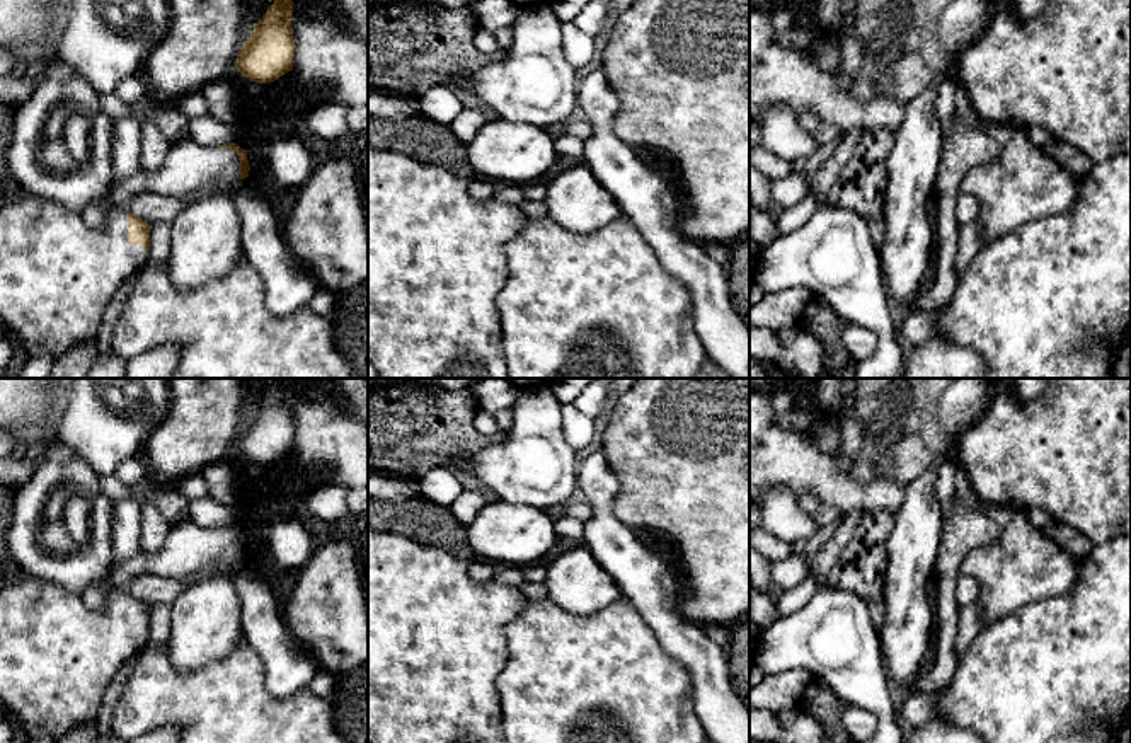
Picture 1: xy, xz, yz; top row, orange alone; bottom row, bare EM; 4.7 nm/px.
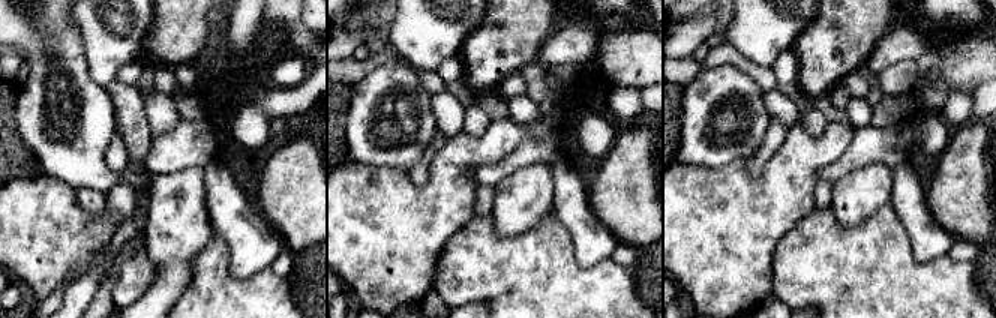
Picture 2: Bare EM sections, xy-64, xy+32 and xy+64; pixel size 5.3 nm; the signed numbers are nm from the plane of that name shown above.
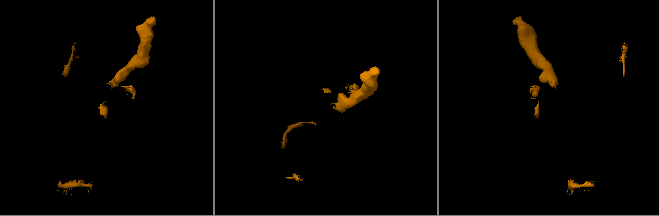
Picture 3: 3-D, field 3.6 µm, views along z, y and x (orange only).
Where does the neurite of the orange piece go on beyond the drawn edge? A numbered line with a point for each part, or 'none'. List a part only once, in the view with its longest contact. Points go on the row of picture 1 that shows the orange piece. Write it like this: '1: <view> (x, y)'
1: xy (57, 276)

